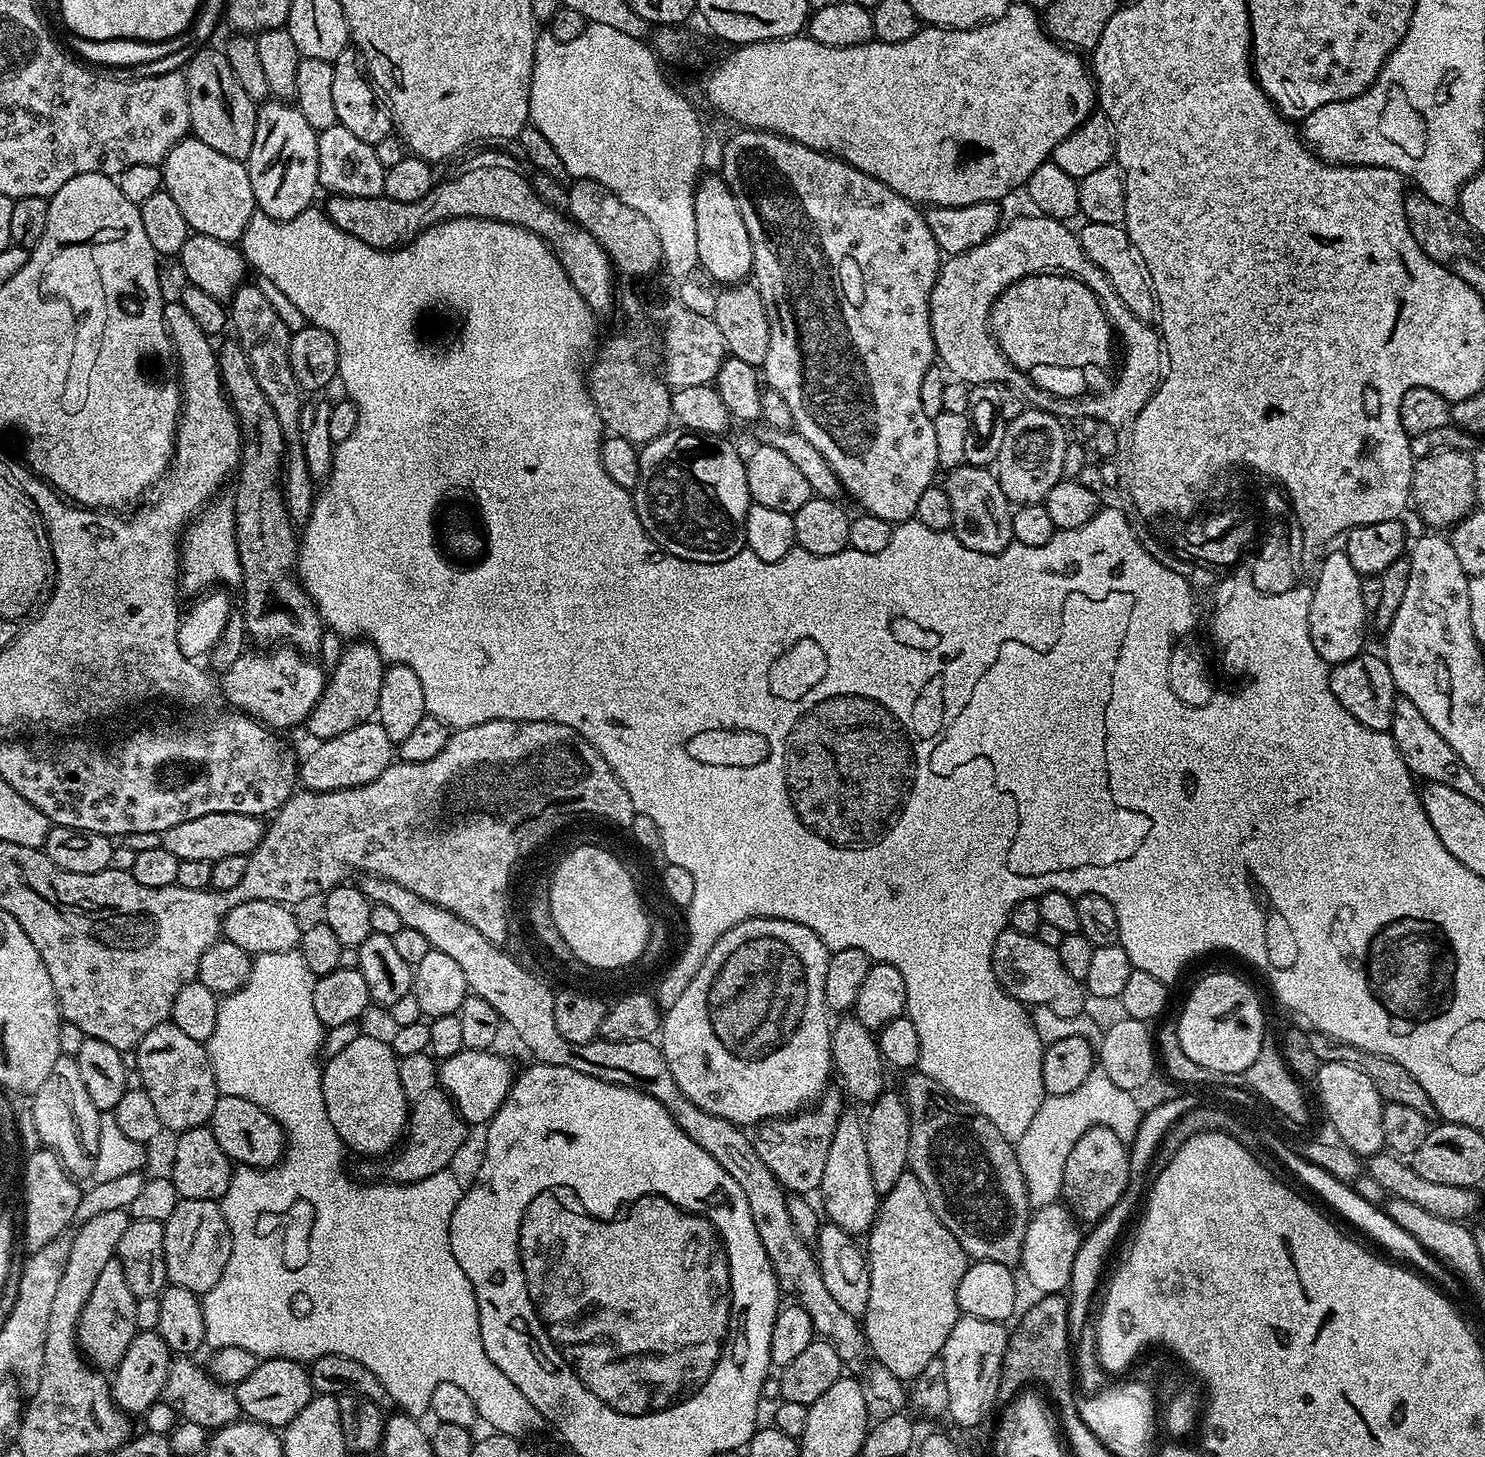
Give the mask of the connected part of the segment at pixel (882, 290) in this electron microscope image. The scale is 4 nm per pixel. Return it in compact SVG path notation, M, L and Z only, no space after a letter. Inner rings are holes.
M736 130L724 144L718 172L730 186L734 199L738 201L738 210L742 210L746 230L750 230L751 279L766 306L770 322L770 346L762 365L762 376L767 387L782 394L786 406L790 406L795 431L804 435L806 442L811 442L814 450L826 458L830 470L834 470L840 480L841 489L847 495L849 492L864 507L861 509L867 515L886 518L893 526L913 519L918 510L918 497L933 487L935 480L932 479L940 468L933 417L922 410L922 377L938 360L934 334L930 330L930 294L940 273L942 253L934 234L930 234L930 226L926 226L924 212L902 194L890 190L888 184L854 167L847 160L819 152L810 146L802 146L796 140L787 140L774 132Z

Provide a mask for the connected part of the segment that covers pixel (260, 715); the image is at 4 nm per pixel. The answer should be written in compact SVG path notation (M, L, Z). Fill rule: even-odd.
M280 646L273 656L243 654L222 673L224 696L233 709L273 729L292 728L307 721L316 709L326 683L325 669L315 659L302 656L291 646Z

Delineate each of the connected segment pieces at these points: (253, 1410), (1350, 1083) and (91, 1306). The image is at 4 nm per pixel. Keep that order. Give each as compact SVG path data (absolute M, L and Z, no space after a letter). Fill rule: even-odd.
M283 1358L260 1360L256 1369L235 1385L234 1391L241 1413L247 1419L257 1420L273 1430L283 1430L290 1422L294 1422L302 1406L306 1406L306 1402L310 1402L314 1395L308 1368L301 1361Z
M1342 1062L1321 1063L1314 1077L1314 1084L1320 1087L1320 1100L1324 1103L1324 1112L1336 1131L1335 1139L1355 1152L1360 1158L1367 1158L1376 1152L1385 1151L1382 1134L1382 1114L1385 1103L1378 1090L1374 1090L1374 1082L1362 1074L1362 1070L1354 1070L1354 1066L1346 1066Z
M113 1258L106 1262L102 1274L98 1274L98 1282L94 1282L94 1290L90 1290L90 1298L82 1310L80 1320L74 1325L76 1340L84 1351L86 1359L96 1370L115 1370L122 1362L122 1354L126 1354L126 1346L136 1336L136 1301L134 1290L126 1282L126 1270L122 1270L120 1261Z

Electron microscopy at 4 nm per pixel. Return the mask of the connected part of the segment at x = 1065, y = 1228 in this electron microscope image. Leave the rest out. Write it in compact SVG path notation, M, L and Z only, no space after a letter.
M1063 1203L1035 1209L1029 1215L1026 1226L1026 1238L1022 1242L1019 1267L1029 1282L1040 1294L1060 1294L1067 1289L1070 1274L1074 1270L1074 1254L1078 1254L1082 1239L1082 1228L1075 1216Z

